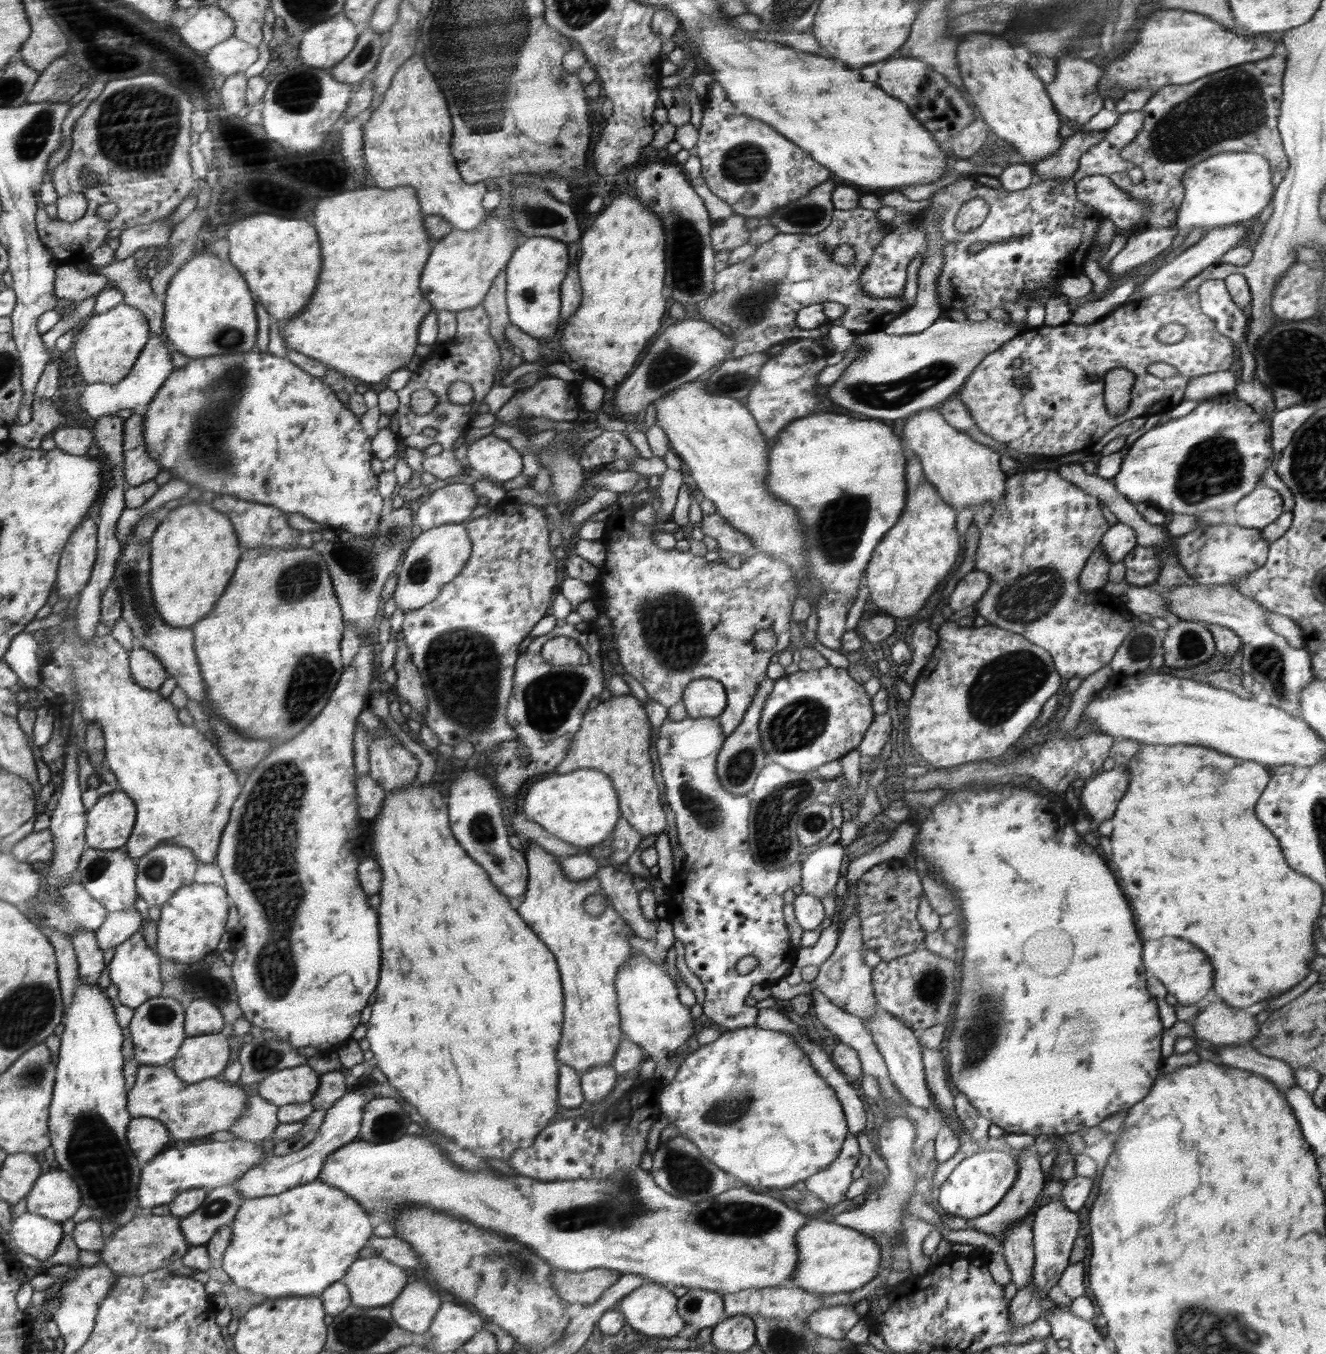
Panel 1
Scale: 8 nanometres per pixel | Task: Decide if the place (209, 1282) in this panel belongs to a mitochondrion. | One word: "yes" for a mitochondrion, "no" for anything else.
no

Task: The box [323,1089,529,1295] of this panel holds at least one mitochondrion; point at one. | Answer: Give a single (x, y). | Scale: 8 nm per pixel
(390, 1124)

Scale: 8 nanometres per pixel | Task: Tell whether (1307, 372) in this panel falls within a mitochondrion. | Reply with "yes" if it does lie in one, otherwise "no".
yes

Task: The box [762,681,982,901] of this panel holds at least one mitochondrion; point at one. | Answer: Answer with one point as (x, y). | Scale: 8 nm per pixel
(799, 723)

